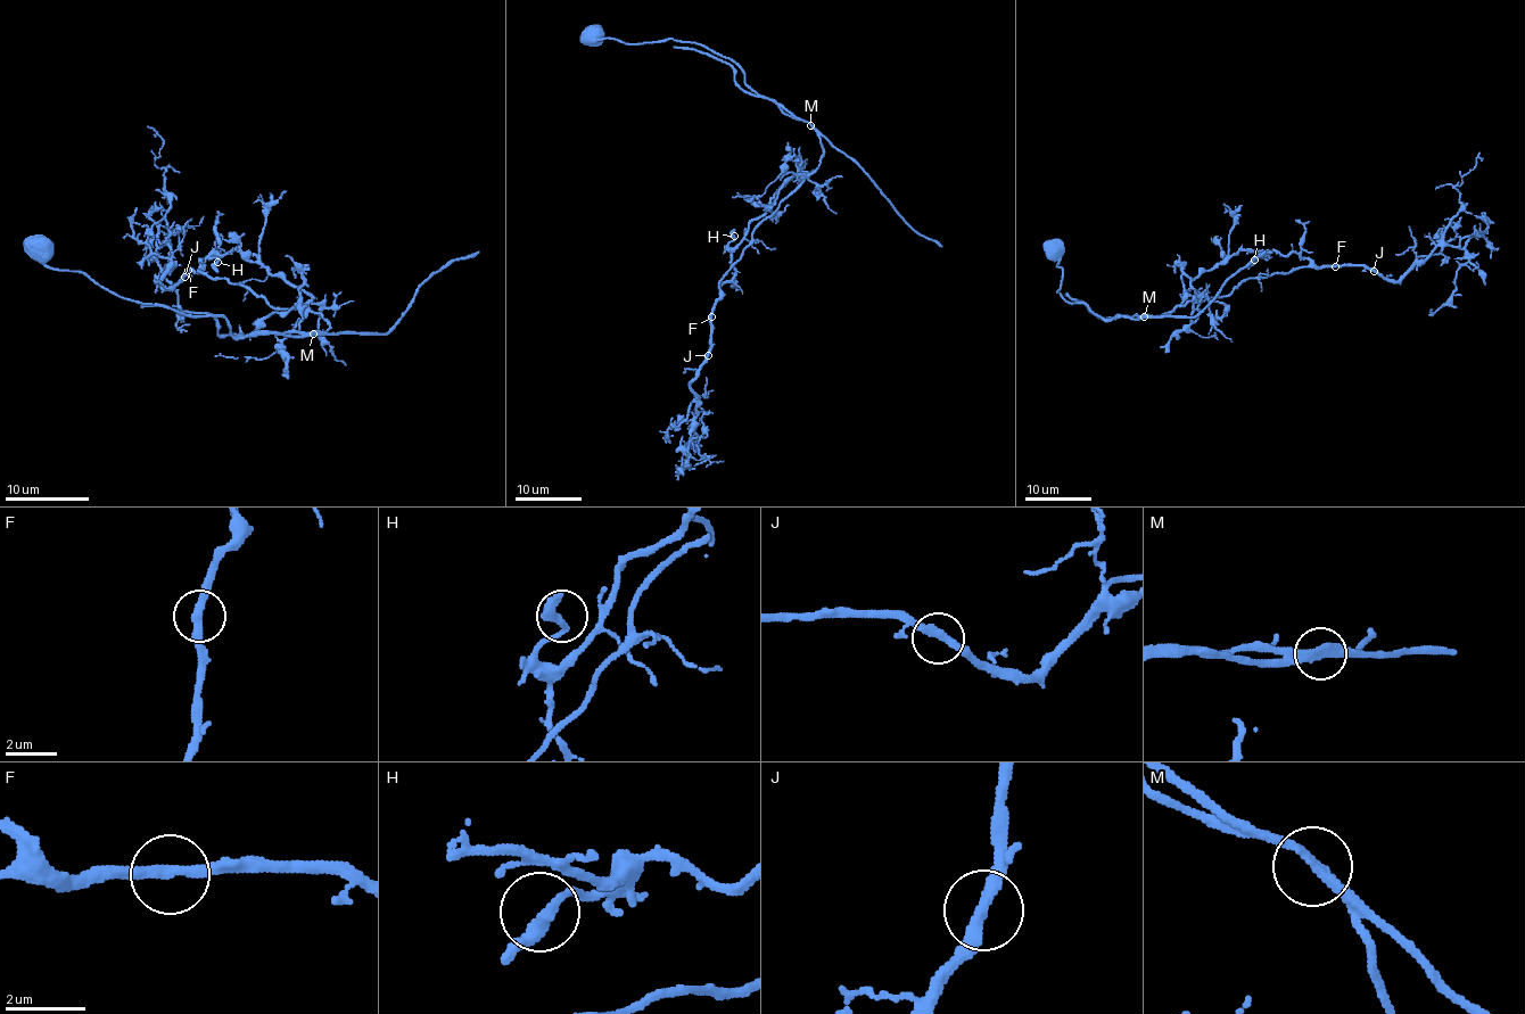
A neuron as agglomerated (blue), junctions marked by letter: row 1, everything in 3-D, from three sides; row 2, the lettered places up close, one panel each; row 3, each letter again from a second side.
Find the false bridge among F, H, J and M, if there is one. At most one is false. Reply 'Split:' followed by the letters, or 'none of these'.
Split: M

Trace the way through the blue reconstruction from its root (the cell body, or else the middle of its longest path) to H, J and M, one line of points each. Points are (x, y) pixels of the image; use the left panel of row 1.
H: (38, 247), (48, 265), (121, 297), (222, 316), (235, 337), (329, 329), (310, 295), (253, 255), (217, 262)
J: (38, 247), (48, 265), (121, 297), (222, 316), (235, 337), (329, 329), (225, 278), (184, 277)
M: (38, 247), (48, 265), (83, 272), (121, 297), (186, 316), (222, 316), (235, 337), (314, 332)

